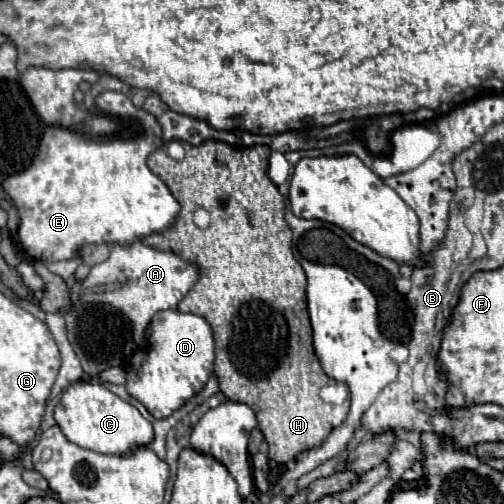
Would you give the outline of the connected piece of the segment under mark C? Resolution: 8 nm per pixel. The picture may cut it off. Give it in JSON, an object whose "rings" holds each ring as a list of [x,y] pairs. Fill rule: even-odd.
{"rings":[[[85,379],[71,383],[61,393],[61,399],[53,411],[53,417],[59,429],[63,431],[63,435],[71,443],[97,453],[127,455],[133,447],[147,445],[153,439],[151,423],[143,419],[143,415],[133,405],[129,405],[127,401],[111,393],[105,385],[85,381]]]}

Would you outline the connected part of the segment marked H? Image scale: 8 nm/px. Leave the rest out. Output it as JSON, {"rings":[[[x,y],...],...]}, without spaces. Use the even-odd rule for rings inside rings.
{"rings":[[[215,139],[203,141],[201,145],[185,143],[183,161],[171,159],[165,147],[151,153],[147,157],[149,169],[171,189],[181,211],[169,229],[141,237],[141,243],[155,249],[175,251],[183,259],[199,265],[199,281],[183,297],[179,311],[209,321],[215,339],[215,375],[221,391],[227,399],[247,403],[255,409],[259,429],[269,443],[269,457],[277,463],[287,463],[297,453],[321,445],[329,431],[345,421],[349,403],[331,405],[319,397],[319,391],[329,377],[309,349],[311,327],[307,321],[307,279],[303,267],[291,253],[291,229],[285,221],[285,199],[267,175],[269,155],[271,149],[267,145],[235,147]],[[195,207],[209,211],[211,225],[207,229],[199,229],[193,223]]]}

